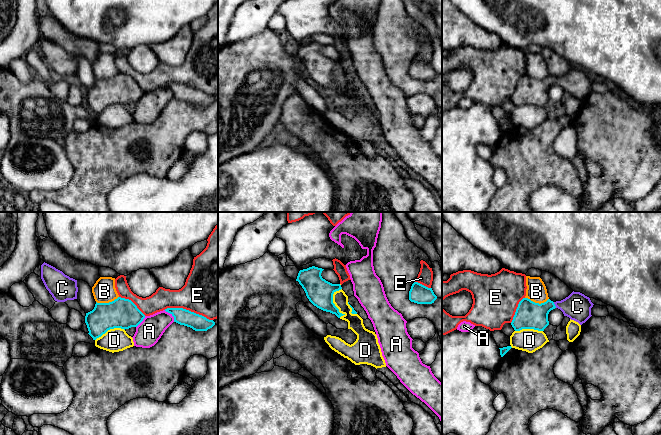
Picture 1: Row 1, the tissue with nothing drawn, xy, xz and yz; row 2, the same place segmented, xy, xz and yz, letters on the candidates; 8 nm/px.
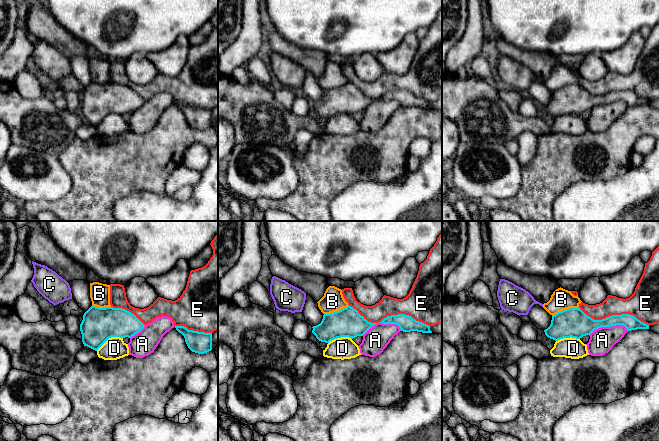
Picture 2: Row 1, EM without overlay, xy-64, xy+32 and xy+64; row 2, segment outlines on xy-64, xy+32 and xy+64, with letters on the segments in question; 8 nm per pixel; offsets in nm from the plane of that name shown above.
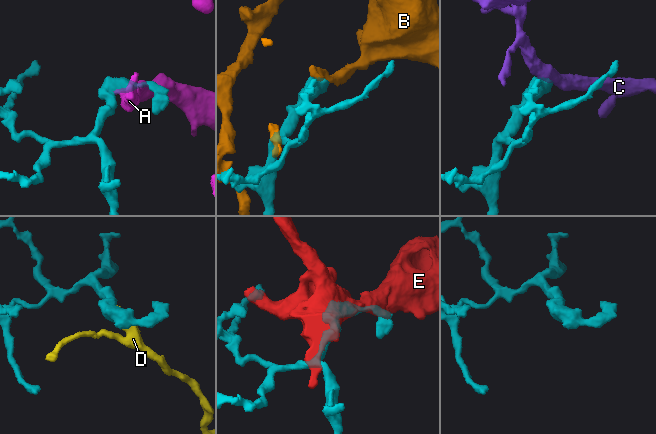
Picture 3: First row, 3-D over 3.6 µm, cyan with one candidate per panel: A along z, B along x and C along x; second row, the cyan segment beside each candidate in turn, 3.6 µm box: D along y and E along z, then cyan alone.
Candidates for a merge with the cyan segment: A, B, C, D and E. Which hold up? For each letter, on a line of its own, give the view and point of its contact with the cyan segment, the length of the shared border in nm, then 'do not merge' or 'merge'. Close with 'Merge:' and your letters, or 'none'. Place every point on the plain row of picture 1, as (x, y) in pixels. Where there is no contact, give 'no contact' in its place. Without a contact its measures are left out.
A: xy (172, 91) | 130 nm | do not merge
B: yz (537, 79) | 190 nm | do not merge
C: yz (554, 81) | 50 nm | merge
D: xz (332, 78) | 240 nm | do not merge
E: xy (188, 86) | 400 nm | do not merge
Merge: C

